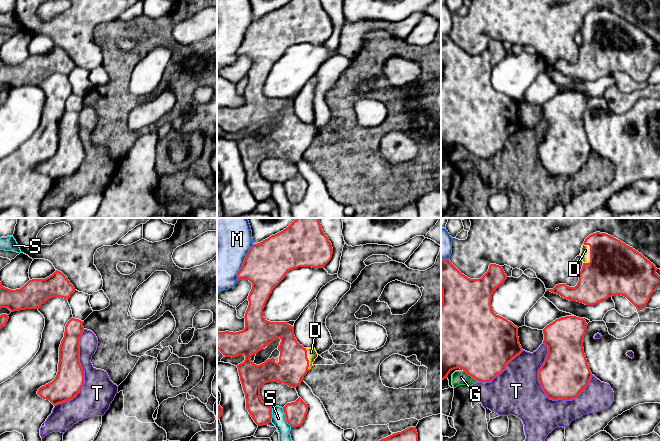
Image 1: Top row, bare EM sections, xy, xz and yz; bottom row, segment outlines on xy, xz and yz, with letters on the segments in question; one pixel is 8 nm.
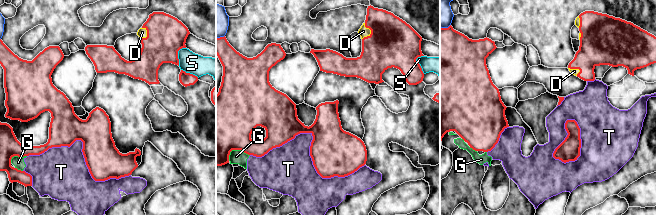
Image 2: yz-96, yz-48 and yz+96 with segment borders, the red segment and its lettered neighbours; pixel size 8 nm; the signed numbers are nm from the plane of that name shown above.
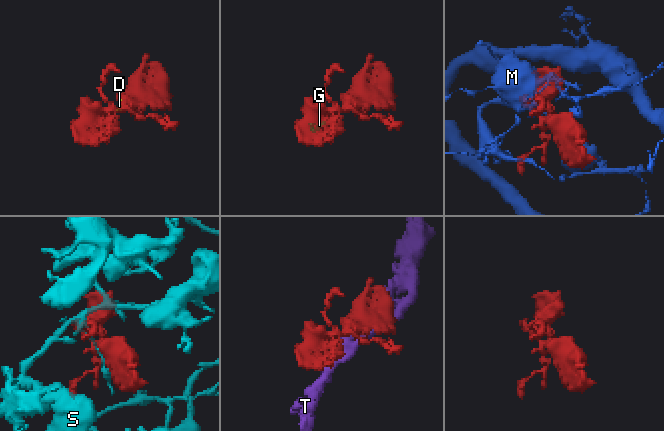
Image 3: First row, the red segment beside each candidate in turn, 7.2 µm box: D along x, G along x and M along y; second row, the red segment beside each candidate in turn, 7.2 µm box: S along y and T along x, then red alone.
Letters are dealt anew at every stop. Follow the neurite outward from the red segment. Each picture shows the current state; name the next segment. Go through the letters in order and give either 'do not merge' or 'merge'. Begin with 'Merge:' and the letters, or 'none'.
Merge: D
D: merge
G: do not merge
M: do not merge
S: do not merge
T: do not merge

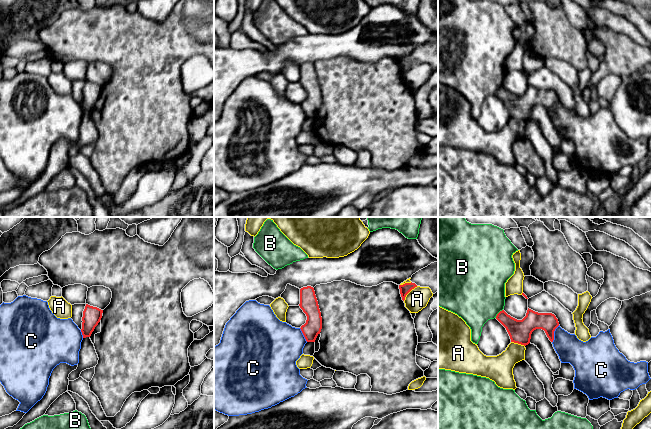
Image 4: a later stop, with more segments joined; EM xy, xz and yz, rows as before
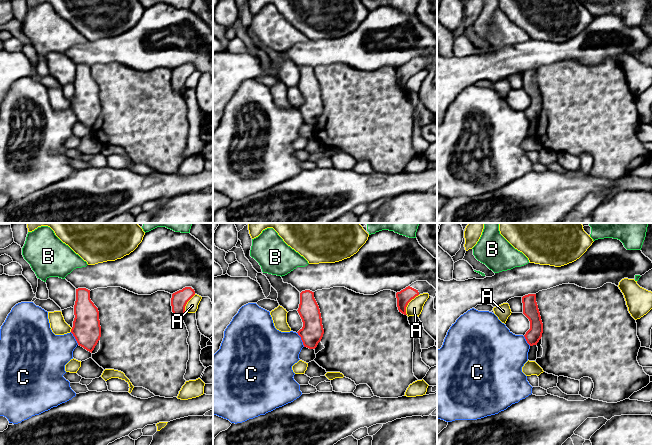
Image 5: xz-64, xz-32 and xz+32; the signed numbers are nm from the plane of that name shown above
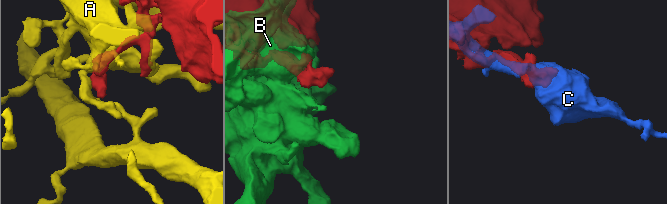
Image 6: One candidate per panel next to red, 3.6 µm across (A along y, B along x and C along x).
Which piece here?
Merge: none
A: do not merge
B: do not merge
C: do not merge

